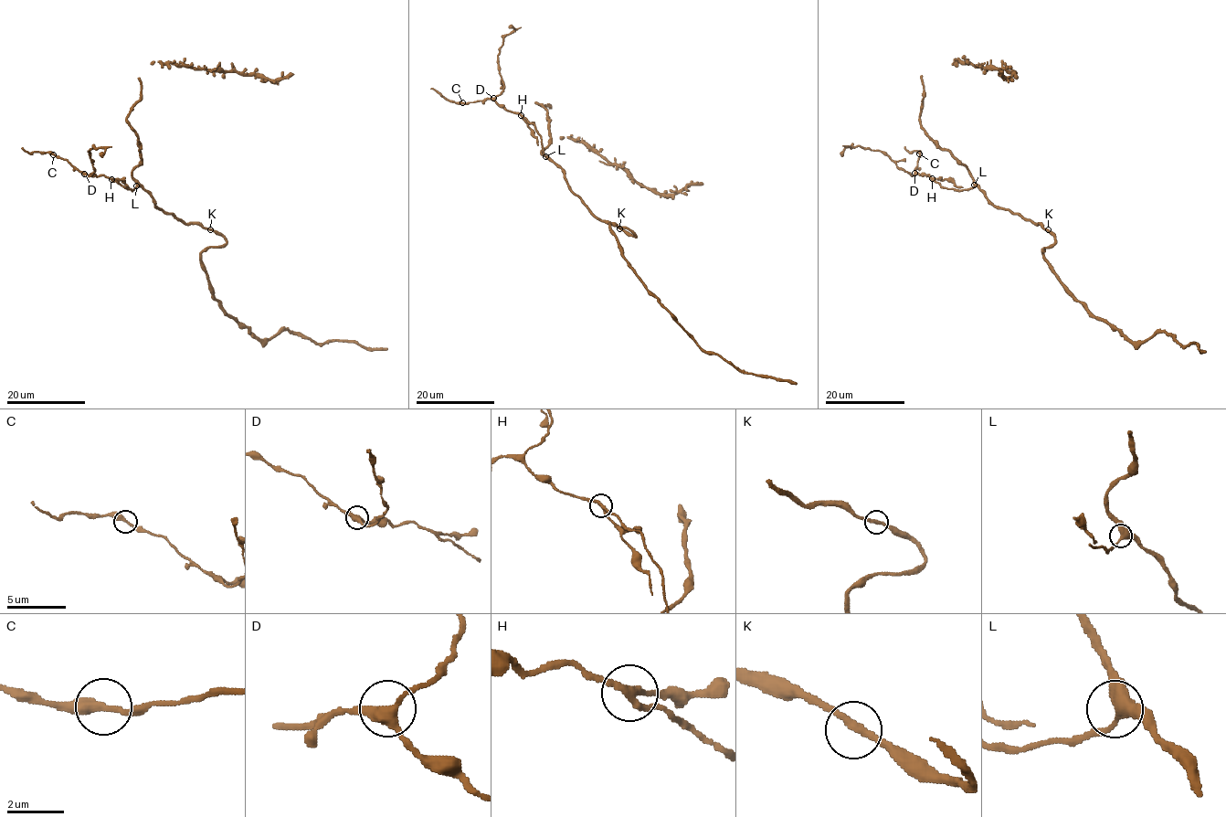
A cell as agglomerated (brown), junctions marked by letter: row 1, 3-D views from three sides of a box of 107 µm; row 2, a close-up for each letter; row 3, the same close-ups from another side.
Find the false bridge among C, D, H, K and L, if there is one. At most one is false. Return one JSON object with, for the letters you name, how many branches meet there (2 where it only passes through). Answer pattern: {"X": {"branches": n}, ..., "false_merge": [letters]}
{"H": {"branches": 3}, "false_merge": ["H"]}

